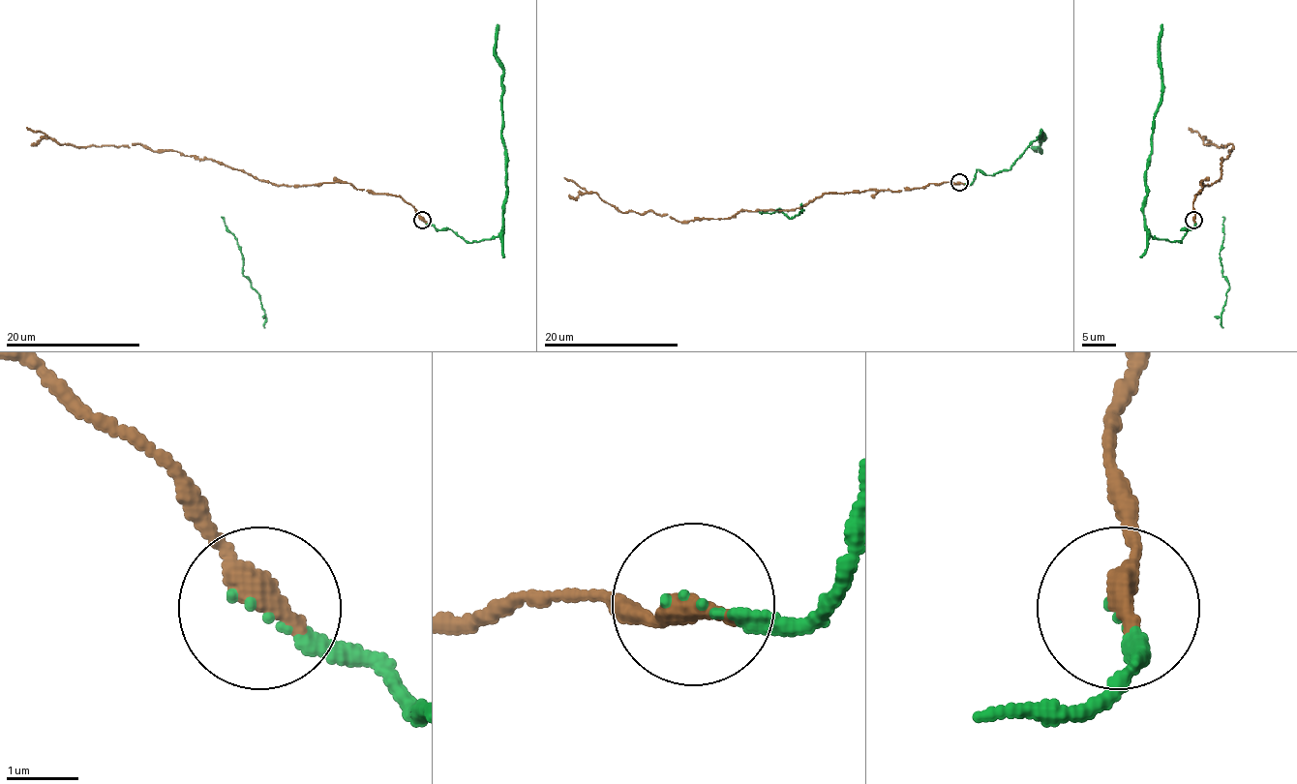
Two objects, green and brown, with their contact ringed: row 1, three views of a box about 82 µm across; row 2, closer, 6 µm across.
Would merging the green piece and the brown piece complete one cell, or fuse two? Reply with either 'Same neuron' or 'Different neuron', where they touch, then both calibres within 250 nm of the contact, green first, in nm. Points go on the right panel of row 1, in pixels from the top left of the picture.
Same neuron. Place: (1193, 220). Thickness 150 nm (green) against 400 nm

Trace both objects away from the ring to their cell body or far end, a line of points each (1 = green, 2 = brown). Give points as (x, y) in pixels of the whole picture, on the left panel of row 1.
1: (421, 220), (470, 242), (491, 240), (502, 226), (506, 164), (497, 23)
2: (421, 220), (398, 196), (355, 189), (348, 182), (276, 186), (174, 150), (135, 143), (58, 143), (26, 127)

